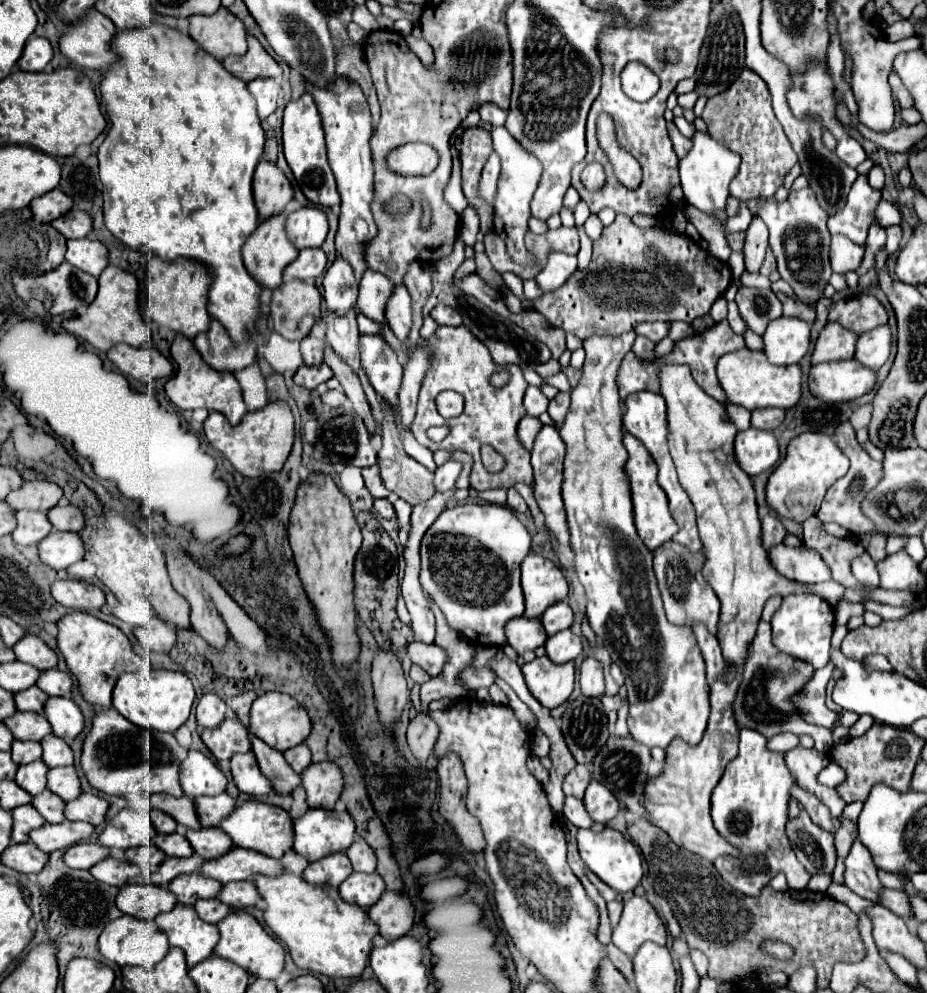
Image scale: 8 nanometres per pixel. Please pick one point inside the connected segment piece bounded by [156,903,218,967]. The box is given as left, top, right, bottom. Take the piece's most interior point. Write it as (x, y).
(197, 939)

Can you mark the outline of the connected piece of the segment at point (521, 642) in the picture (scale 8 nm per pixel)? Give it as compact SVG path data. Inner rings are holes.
M516 617L510 619L504 627L504 635L508 639L508 645L522 657L526 651L534 651L536 647L544 645L548 635L542 629L540 619L528 619L528 617Z

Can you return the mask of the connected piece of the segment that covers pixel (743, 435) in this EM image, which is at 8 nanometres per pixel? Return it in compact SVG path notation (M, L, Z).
M754 427L738 431L734 439L734 459L750 477L770 469L778 457L778 441L770 431L760 431Z

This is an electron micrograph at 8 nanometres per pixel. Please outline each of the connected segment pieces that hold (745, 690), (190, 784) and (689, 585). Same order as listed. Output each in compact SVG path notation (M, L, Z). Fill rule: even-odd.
M760 620L756 637L752 639L752 645L748 647L748 659L744 661L744 679L740 683L736 699L732 703L738 727L754 729L768 739L782 731L792 731L796 735L806 733L806 735L814 737L818 751L828 753L828 749L832 747L832 731L824 729L824 727L808 725L806 721L802 721L794 703L790 701L790 695L798 693L802 689L802 685L808 681L808 677L812 677L812 673L814 673L814 669L810 665L806 665L804 661L798 661L790 655L780 653L772 645L770 623Z
M190 751L180 765L180 783L188 797L220 795L226 789L224 773L200 751Z
M666 541L662 547L654 551L654 573L658 577L658 587L662 593L666 617L672 625L694 627L696 623L704 623L706 629L716 635L718 619L720 619L720 601L714 595L712 587L702 577L702 553L690 553L682 545Z

